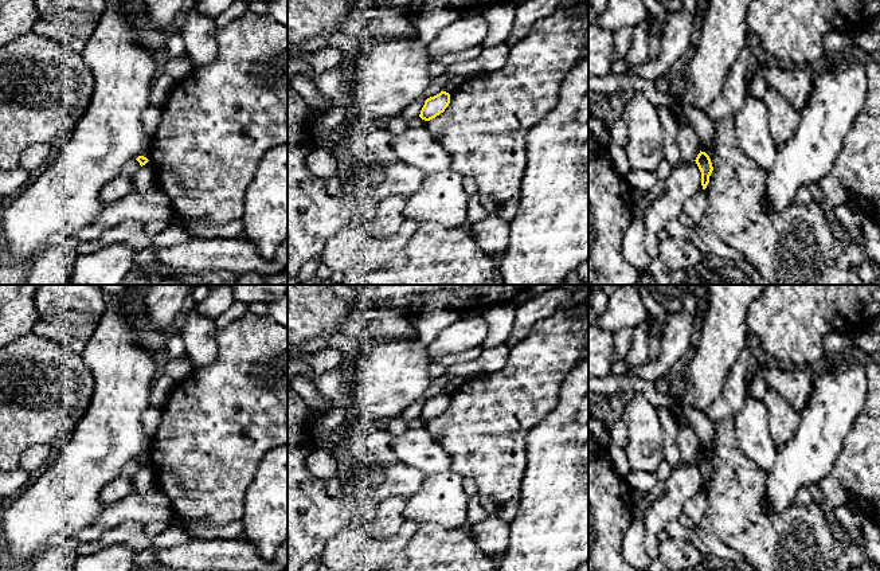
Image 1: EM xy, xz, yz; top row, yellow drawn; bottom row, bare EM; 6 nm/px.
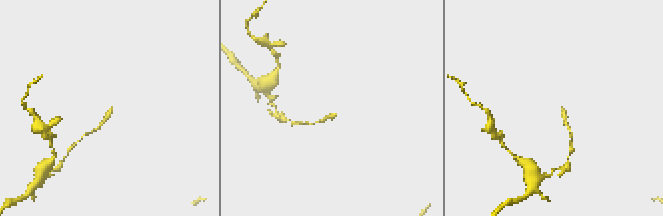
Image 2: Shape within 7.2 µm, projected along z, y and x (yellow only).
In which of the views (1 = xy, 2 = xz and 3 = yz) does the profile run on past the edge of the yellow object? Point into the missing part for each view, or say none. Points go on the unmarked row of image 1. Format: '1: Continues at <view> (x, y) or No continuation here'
1: No continuation here
2: No continuation here
3: No continuation here

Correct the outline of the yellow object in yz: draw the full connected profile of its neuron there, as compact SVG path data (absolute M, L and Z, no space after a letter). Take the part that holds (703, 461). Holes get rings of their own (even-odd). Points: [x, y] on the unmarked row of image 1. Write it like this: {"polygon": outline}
{"polygon": "M700 451L700 454L697 455L695 462L696 462L696 465L697 465L697 468L699 468L700 473L701 473L703 490L705 490L708 484L709 484L709 477L711 477L711 474L713 472L711 459L705 453Z"}

